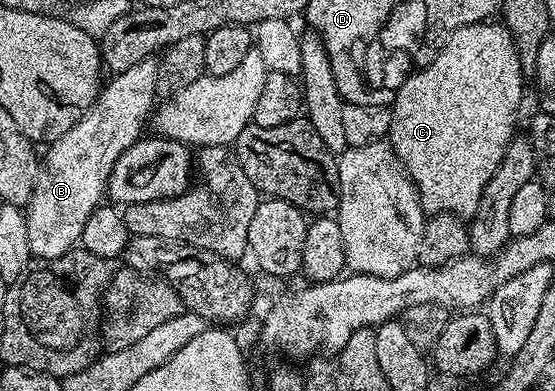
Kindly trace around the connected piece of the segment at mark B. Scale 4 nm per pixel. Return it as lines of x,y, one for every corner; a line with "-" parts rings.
151,57
113,76
98,92
98,99
80,121
45,148
34,188
24,208
28,249
35,260
55,259
79,246
84,225
107,194
106,181
116,161
143,138
156,106
154,83
157,58

